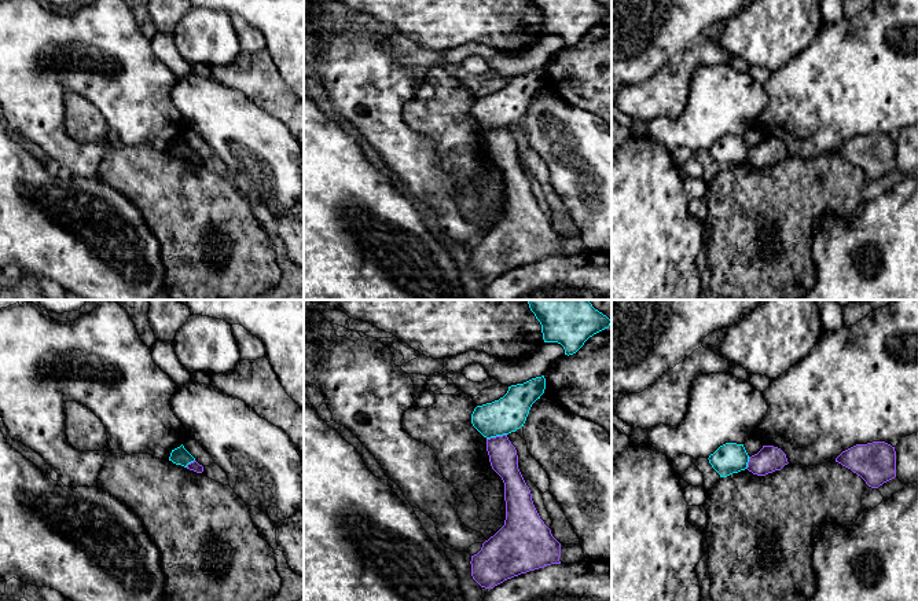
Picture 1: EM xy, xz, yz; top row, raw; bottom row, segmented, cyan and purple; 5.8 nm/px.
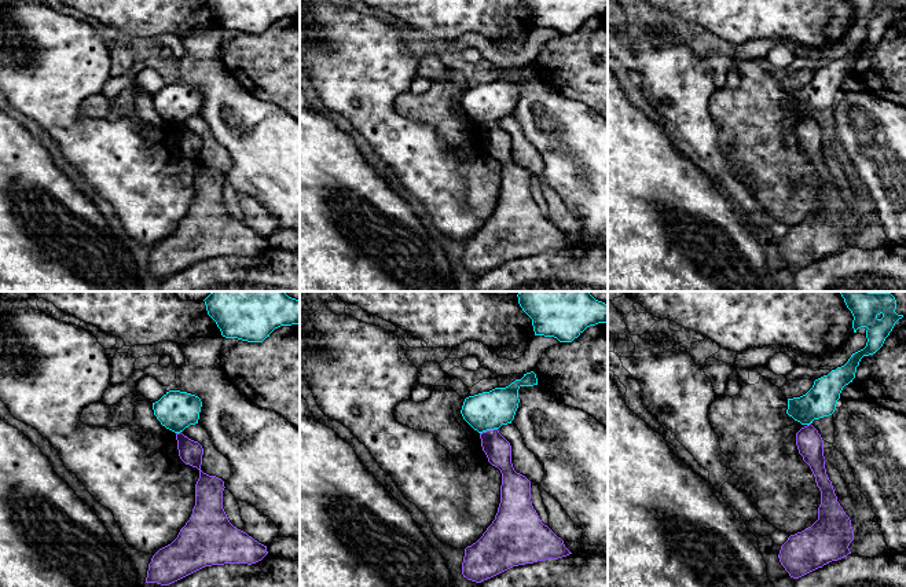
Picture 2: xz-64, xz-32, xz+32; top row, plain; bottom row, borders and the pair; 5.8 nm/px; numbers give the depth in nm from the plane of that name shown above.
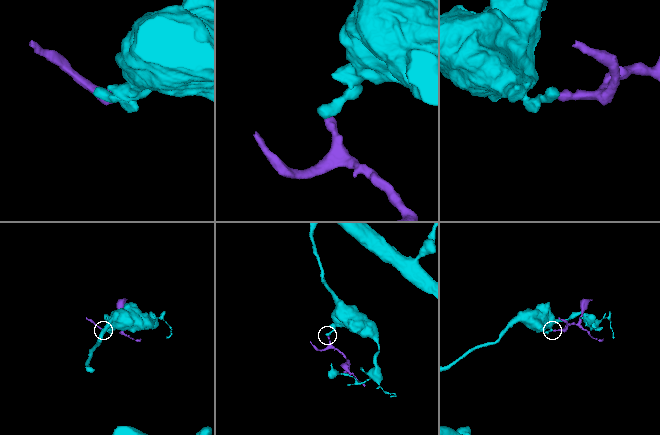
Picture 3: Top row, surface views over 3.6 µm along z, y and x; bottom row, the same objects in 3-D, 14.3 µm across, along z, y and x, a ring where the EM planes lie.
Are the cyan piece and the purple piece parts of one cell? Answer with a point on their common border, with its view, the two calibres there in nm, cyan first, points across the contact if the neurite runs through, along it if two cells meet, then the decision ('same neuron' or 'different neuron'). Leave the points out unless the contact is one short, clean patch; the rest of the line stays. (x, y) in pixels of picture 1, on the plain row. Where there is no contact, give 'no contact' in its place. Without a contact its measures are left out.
xz (496, 127) | 200/170 nm | along xz (506, 125), (487, 131) | different neuron

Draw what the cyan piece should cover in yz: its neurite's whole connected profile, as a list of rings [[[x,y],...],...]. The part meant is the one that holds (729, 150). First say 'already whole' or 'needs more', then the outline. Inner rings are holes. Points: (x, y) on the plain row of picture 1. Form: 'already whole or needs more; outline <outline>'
already whole; outline [[[726,135],[709,147],[709,155],[720,166],[727,169],[748,160],[749,147],[743,136]]]

